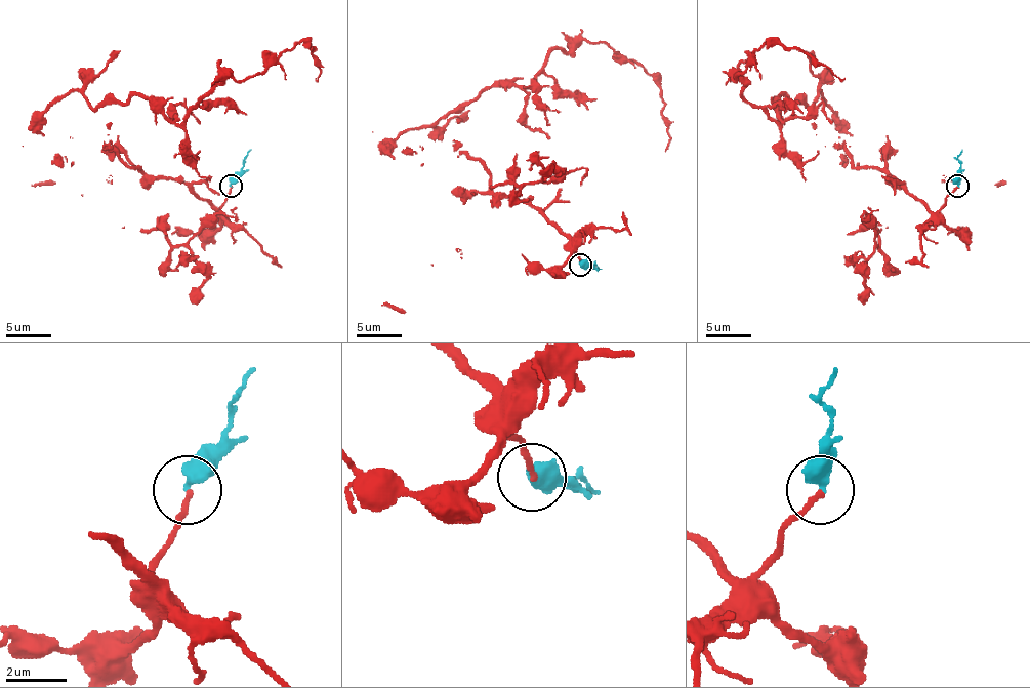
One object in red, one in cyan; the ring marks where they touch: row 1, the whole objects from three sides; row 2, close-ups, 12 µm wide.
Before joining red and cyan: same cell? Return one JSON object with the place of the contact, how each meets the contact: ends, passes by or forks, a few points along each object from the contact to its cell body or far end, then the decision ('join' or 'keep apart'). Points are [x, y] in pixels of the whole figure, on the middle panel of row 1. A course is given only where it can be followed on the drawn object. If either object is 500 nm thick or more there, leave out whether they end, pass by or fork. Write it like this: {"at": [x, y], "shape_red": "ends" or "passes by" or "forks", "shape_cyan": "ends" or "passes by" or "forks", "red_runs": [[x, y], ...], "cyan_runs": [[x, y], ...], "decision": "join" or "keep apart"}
{"at": [580, 265], "red_runs": [[581, 264], [536, 207], [491, 189], [448, 114], [531, 85], [553, 48], [604, 42], [653, 78], [664, 151]], "cyan_runs": [[581, 264], [602, 268]], "decision": "join"}

